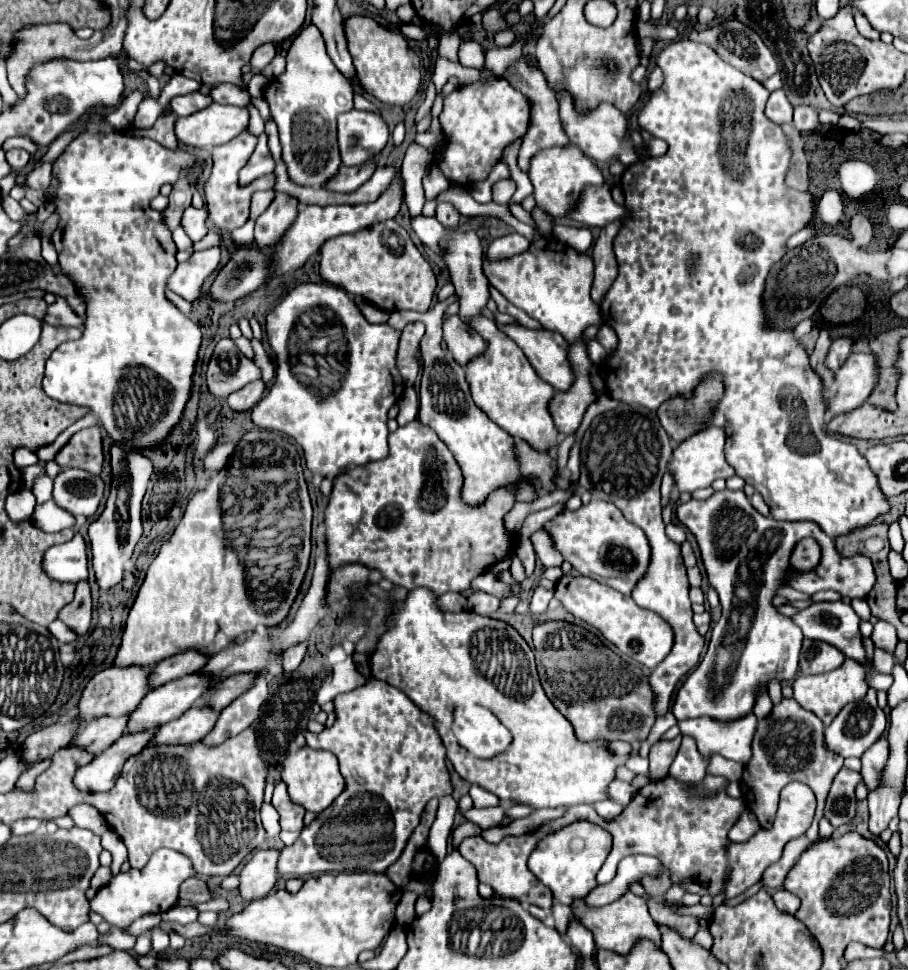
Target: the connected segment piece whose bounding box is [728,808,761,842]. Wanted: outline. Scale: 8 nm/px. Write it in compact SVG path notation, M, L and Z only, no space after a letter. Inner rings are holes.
M746 808L738 822L730 829L728 837L734 842L745 842L750 839L759 829L760 824L752 811Z

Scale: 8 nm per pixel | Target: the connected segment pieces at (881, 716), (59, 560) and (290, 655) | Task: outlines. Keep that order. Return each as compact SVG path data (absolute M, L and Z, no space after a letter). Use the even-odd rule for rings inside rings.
M870 688L866 698L852 702L826 728L826 744L832 752L848 758L862 756L886 730L886 714L876 704L876 692Z
M78 532L70 541L50 547L44 554L44 568L48 576L62 582L78 582L88 578L86 549L85 540Z
M308 640L300 642L300 644L294 644L294 646L290 646L290 648L286 648L282 652L282 668L284 668L284 672L294 672L300 666L300 662L306 656L306 648L308 648Z

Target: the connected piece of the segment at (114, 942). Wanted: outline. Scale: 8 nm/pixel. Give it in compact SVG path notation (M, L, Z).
M114 926L110 928L110 934L98 938L98 944L112 946L114 950L132 950L134 942L136 942L136 936L130 936L122 928L114 928Z

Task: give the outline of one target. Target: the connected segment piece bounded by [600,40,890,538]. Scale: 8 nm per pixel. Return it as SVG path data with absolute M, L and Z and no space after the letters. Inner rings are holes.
M692 40L672 42L670 46L666 46L660 52L656 62L664 72L664 84L660 90L652 92L646 106L640 110L638 124L642 130L648 130L656 138L666 140L668 152L660 158L648 158L648 160L640 160L640 162L628 166L620 178L630 218L622 224L622 230L614 242L614 254L618 258L618 278L614 280L612 288L608 290L608 294L602 302L604 322L616 330L620 344L602 362L600 376L604 378L610 396L620 400L622 404L658 410L658 406L666 400L672 400L676 396L690 396L692 388L700 382L700 378L704 374L708 374L712 370L720 370L724 374L726 392L724 392L724 400L718 404L712 426L726 428L726 432L728 432L728 440L726 440L726 448L724 448L726 460L736 470L736 474L740 478L744 478L746 484L752 484L764 496L764 502L768 504L770 514L774 518L790 520L790 522L800 522L800 520L814 522L814 524L822 526L830 538L848 536L852 530L870 526L874 520L886 516L890 512L890 504L886 502L886 498L878 486L876 474L870 470L868 460L858 452L858 448L854 444L836 440L832 434L826 432L824 414L826 414L826 400L828 398L822 392L822 378L812 370L810 360L808 360L808 352L806 352L804 344L794 336L794 330L790 330L790 328L782 330L782 328L770 326L768 314L764 312L764 298L762 298L764 280L768 278L772 264L776 264L776 260L780 260L786 254L788 238L792 234L796 234L798 230L806 228L810 224L810 220L814 218L814 212L816 212L814 196L809 192L790 190L784 182L784 178L790 170L792 150L790 150L788 136L782 132L782 128L778 124L774 124L772 120L768 120L764 114L764 106L766 106L770 92L760 82L738 72L734 66L726 64L710 46L696 44ZM808 414L812 414L812 424L804 424L804 420L802 420L802 416L808 416Z

